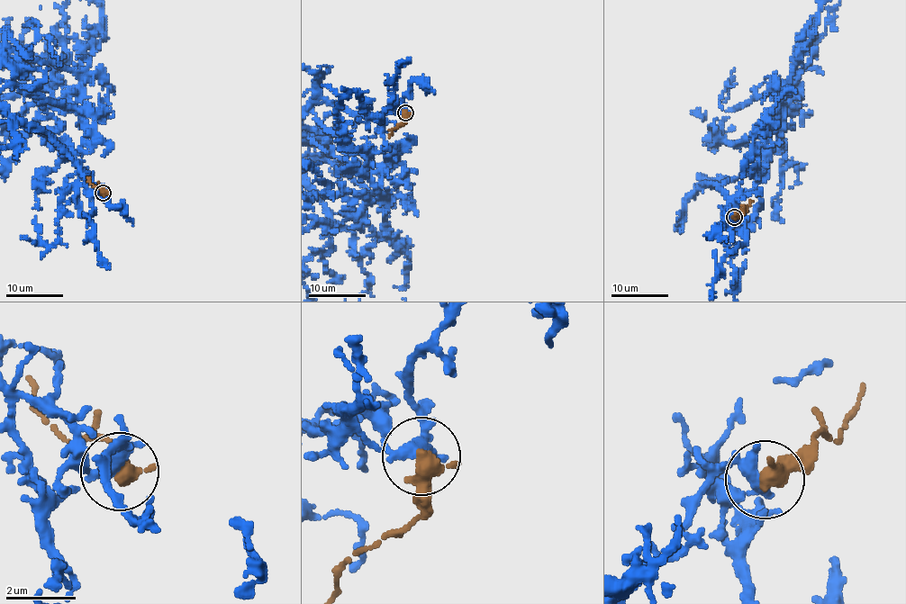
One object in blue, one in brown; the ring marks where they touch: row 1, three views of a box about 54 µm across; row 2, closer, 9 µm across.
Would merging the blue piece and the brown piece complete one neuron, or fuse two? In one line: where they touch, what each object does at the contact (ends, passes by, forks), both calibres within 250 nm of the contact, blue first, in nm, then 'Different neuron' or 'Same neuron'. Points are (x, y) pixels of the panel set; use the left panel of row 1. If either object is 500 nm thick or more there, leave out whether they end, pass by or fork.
Place: (103, 193). Thickness 340 nm (blue) against 550 nm. Different neuron

